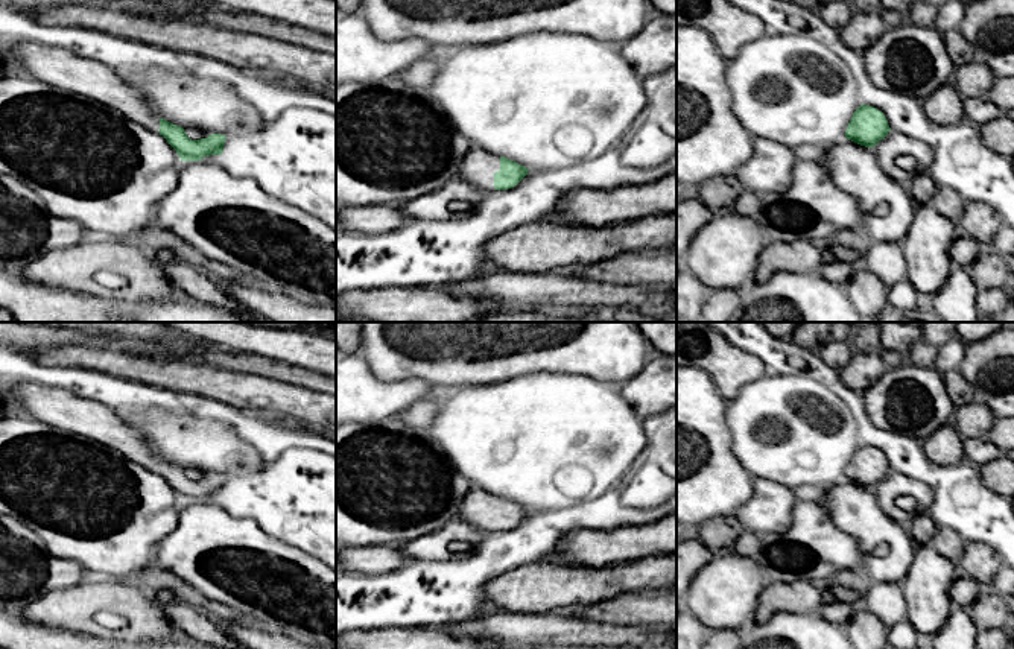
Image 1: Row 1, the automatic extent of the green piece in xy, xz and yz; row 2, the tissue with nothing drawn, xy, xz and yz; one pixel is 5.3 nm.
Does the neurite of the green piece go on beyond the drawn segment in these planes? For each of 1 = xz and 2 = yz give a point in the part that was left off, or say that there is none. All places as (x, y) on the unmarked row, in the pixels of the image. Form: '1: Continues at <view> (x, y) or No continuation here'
1: Continues at xz (478, 508)
2: No continuation here

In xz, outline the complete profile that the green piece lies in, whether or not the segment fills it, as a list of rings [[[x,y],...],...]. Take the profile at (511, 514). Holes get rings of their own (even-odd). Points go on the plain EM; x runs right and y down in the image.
[[[474,489],[461,500],[461,521],[486,530],[508,530],[515,527],[529,509],[485,491]]]

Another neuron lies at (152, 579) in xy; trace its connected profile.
[[[149,565],[140,570],[137,573],[135,582],[140,584],[146,594],[152,597],[155,597],[161,590],[170,590],[176,602],[193,606],[196,611],[205,614],[217,625],[227,622],[242,622],[248,625],[249,619],[246,616],[234,611],[228,605],[202,597],[178,576],[158,565]]]

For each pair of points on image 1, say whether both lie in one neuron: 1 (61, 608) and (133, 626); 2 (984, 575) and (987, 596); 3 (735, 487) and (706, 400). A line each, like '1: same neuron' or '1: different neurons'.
1: same neuron
2: different neurons
3: same neuron

